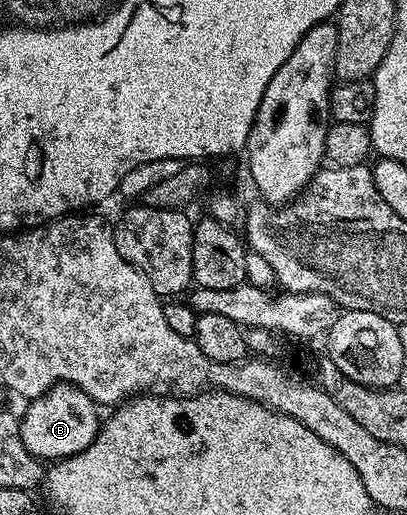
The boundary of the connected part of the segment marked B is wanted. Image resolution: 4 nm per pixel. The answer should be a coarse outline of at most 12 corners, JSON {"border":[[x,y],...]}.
{"border":[[55,384],[21,415],[27,452],[44,462],[96,440],[99,407]]}

